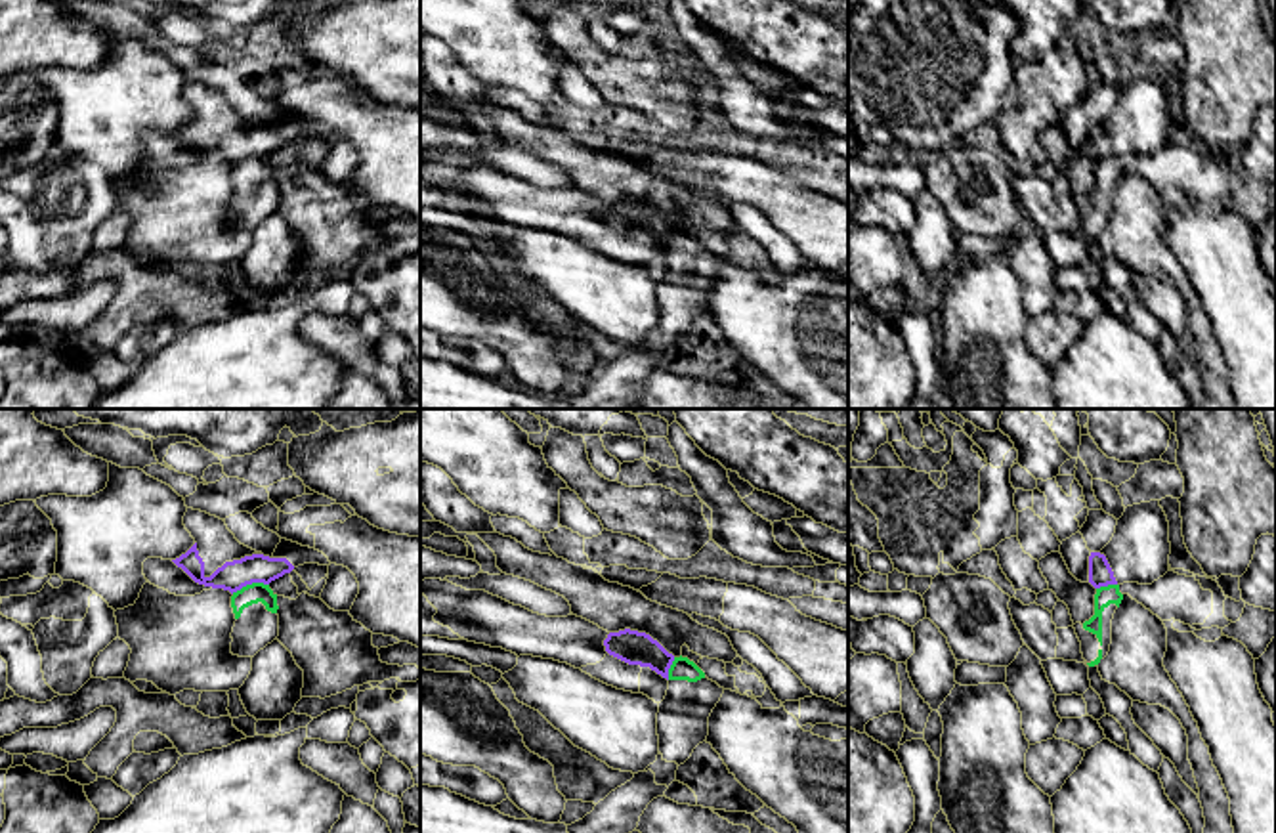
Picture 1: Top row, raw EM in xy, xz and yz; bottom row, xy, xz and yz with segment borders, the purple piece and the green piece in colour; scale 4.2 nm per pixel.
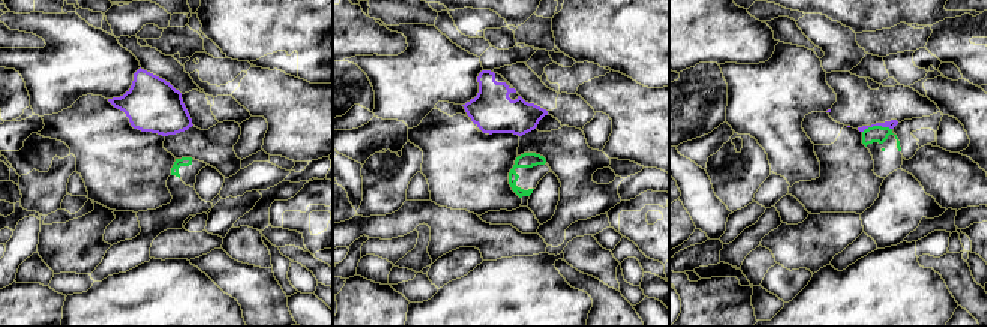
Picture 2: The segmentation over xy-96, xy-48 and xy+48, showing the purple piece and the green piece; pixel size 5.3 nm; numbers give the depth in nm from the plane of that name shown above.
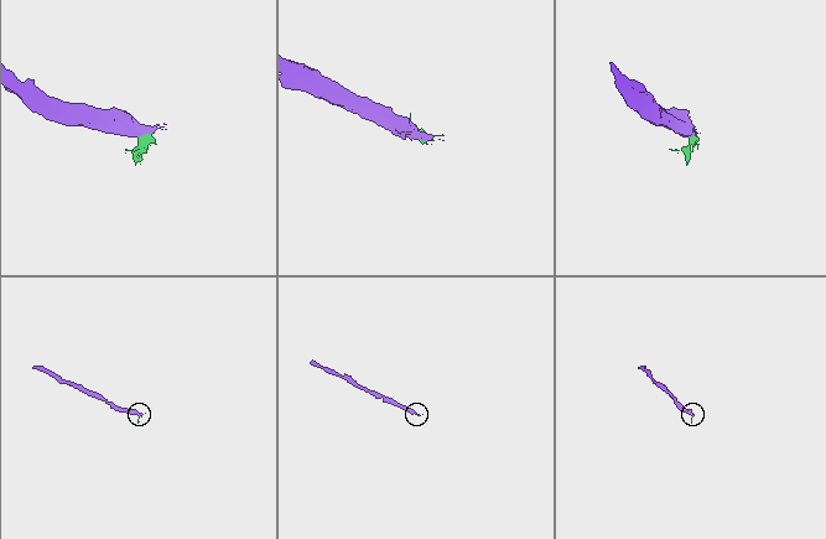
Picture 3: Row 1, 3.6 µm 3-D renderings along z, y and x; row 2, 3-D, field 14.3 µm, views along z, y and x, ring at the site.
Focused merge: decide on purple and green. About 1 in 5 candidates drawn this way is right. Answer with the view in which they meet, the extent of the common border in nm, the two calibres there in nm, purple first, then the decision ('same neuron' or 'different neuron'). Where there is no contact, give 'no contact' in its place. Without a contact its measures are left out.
meets purple in xy; contact 170 nm long; 120 nm thick on the purple side, 90 nm on the other; different neuron

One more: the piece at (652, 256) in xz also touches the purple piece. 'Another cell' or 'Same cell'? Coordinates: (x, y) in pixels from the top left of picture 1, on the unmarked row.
Another cell

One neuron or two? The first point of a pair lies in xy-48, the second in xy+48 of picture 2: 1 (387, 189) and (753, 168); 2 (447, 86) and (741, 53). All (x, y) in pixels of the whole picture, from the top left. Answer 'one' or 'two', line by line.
1: one
2: two

